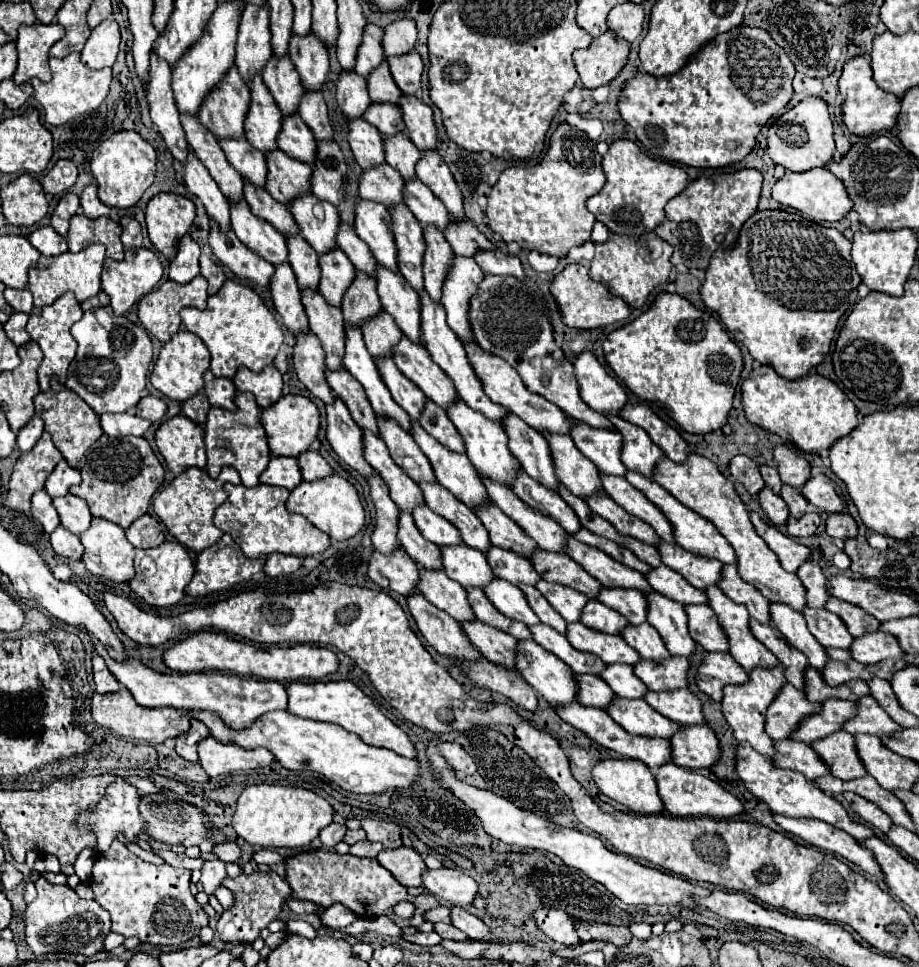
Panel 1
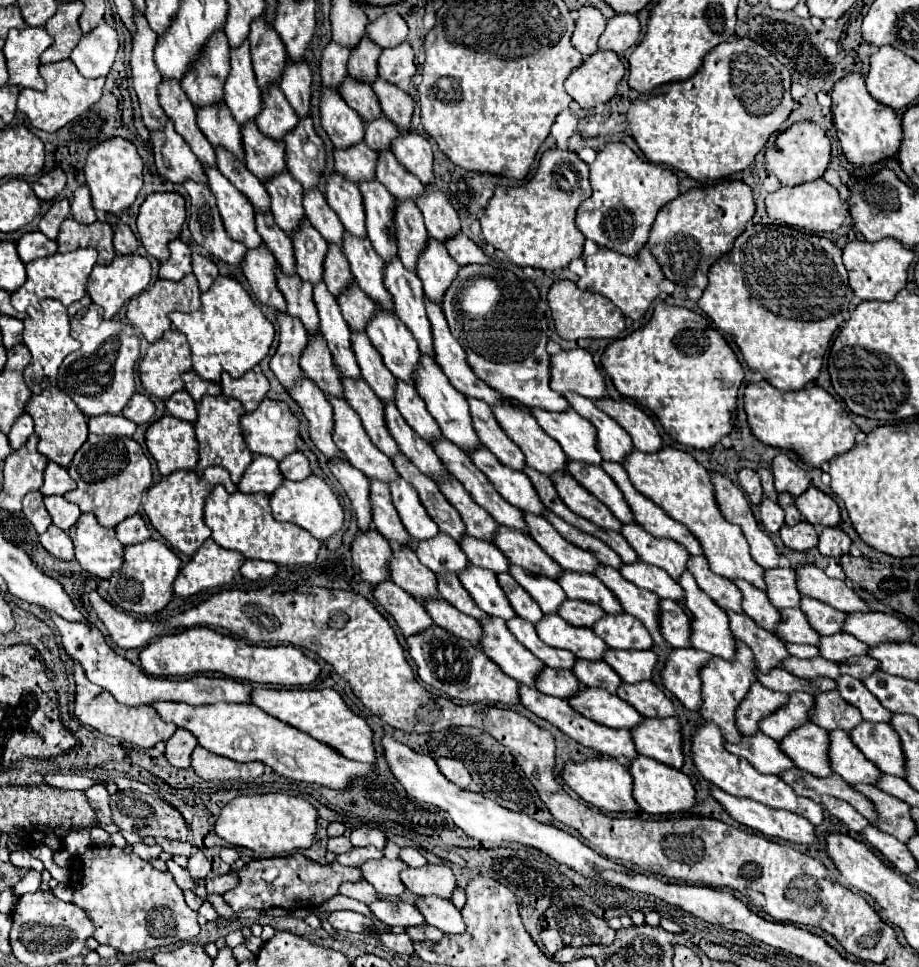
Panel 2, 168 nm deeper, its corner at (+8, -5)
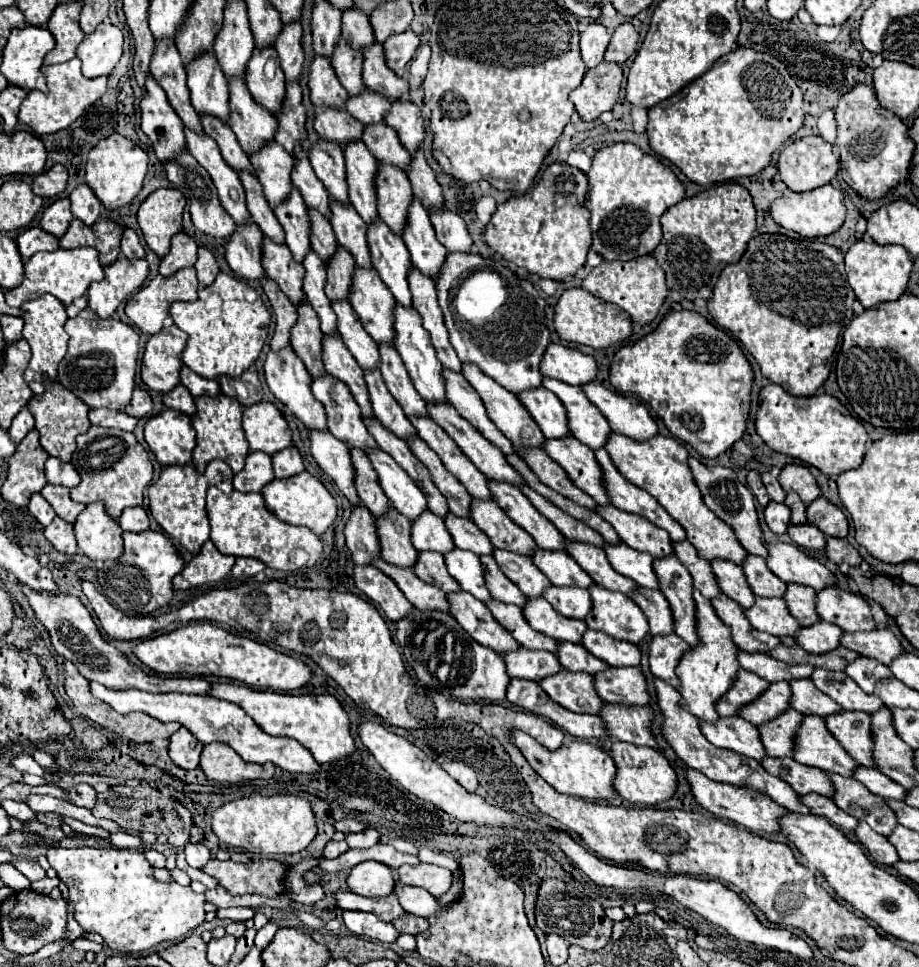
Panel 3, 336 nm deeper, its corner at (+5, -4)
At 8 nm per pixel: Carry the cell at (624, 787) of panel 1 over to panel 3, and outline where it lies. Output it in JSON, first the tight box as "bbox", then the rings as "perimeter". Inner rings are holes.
{"bbox":[512,731,618,801],"perimeter":[[[514,731],[512,741],[522,751],[526,761],[534,767],[534,771],[558,793],[574,795],[574,797],[588,799],[588,801],[614,801],[614,799],[618,799],[618,793],[614,789],[614,775],[618,773],[618,769],[614,765],[614,759],[606,751],[602,751],[600,747],[584,743],[584,741],[572,741],[568,745],[562,745],[556,751],[548,751],[536,739],[532,739],[530,735],[526,735],[522,731]]]}

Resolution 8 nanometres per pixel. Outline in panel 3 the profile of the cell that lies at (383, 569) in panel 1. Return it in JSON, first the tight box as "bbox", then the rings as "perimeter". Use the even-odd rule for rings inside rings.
{"bbox":[344,505,380,565],"perimeter":[[[358,505],[352,509],[344,535],[346,535],[346,545],[356,565],[372,565],[374,559],[380,557],[376,519],[364,505]]]}

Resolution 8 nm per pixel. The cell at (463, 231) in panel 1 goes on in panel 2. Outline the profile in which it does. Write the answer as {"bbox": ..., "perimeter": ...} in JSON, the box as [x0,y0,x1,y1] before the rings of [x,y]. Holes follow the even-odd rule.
{"bbox":[415,186,461,242],"perimeter":[[[425,186],[423,190],[423,198],[419,202],[415,202],[417,208],[421,210],[423,218],[425,218],[425,228],[427,232],[439,240],[445,242],[449,236],[457,234],[461,230],[459,226],[459,216],[455,212],[455,208],[451,206],[451,202],[441,194],[439,188],[435,186]]]}

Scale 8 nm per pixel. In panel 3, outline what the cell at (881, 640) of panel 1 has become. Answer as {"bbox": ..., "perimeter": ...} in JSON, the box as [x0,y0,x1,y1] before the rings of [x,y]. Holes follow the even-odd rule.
{"bbox":[794,621,842,653],"perimeter":[[[820,621],[818,625],[812,627],[802,627],[802,633],[798,633],[798,637],[794,637],[798,641],[798,645],[802,649],[806,649],[808,653],[828,653],[838,649],[842,643],[842,629],[838,629],[838,625],[830,625],[826,621]]]}

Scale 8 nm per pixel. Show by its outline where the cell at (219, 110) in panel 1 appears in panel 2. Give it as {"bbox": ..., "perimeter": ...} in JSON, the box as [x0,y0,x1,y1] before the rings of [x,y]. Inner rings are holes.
{"bbox":[181,30,229,106],"perimeter":[[[223,30],[211,36],[203,58],[195,62],[195,70],[183,78],[181,88],[195,106],[209,106],[223,102],[223,84],[229,72],[229,42]]]}

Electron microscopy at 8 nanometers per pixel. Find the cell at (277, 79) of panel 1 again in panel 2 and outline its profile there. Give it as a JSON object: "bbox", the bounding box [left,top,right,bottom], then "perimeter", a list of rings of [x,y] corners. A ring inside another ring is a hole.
{"bbox":[249,14,287,90],"perimeter":[[[263,14],[255,18],[255,22],[251,24],[249,42],[251,42],[251,58],[253,58],[257,84],[261,90],[265,90],[269,84],[281,78],[287,50],[279,34],[275,34],[271,26],[263,26]]]}

